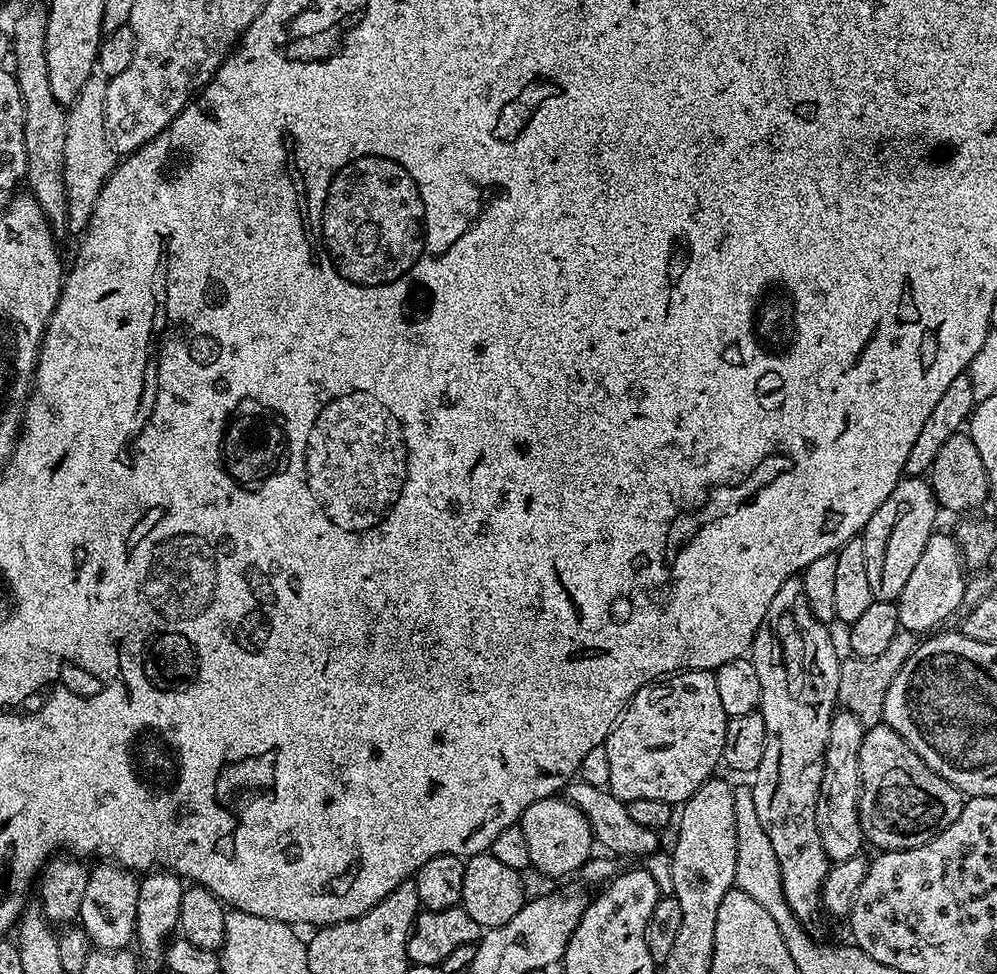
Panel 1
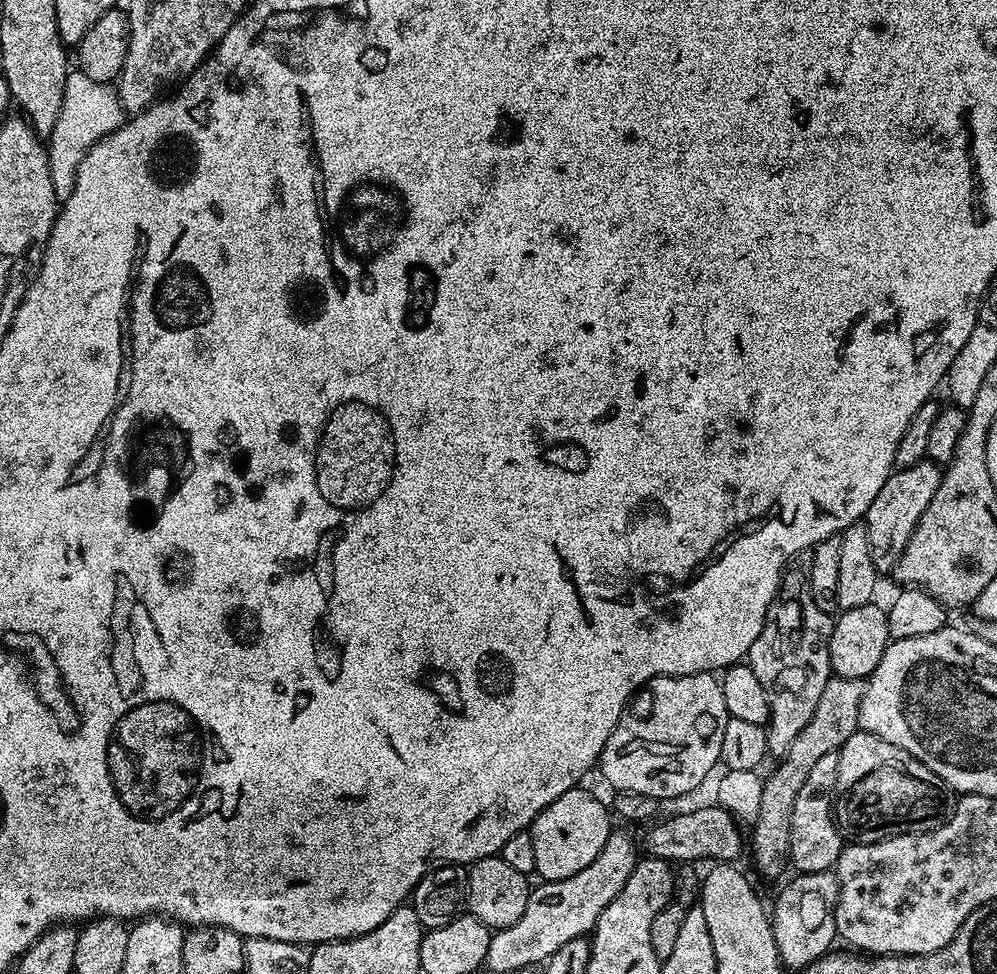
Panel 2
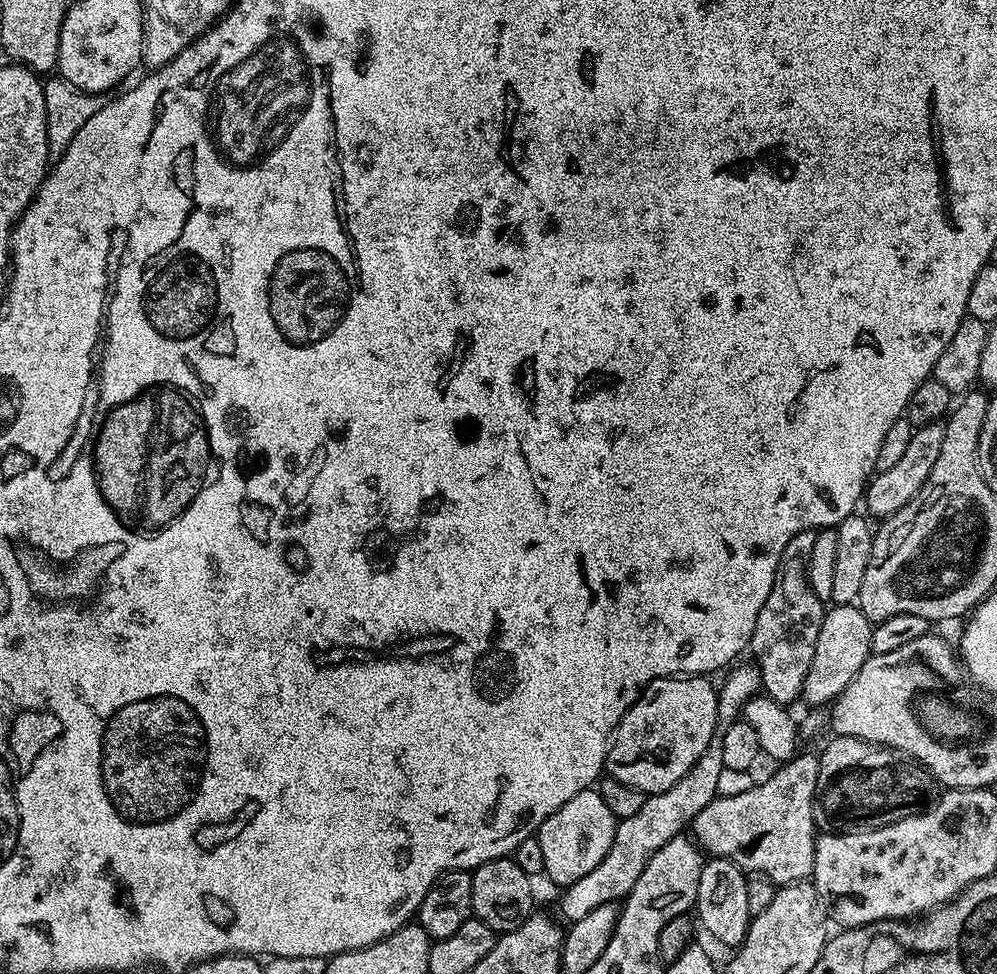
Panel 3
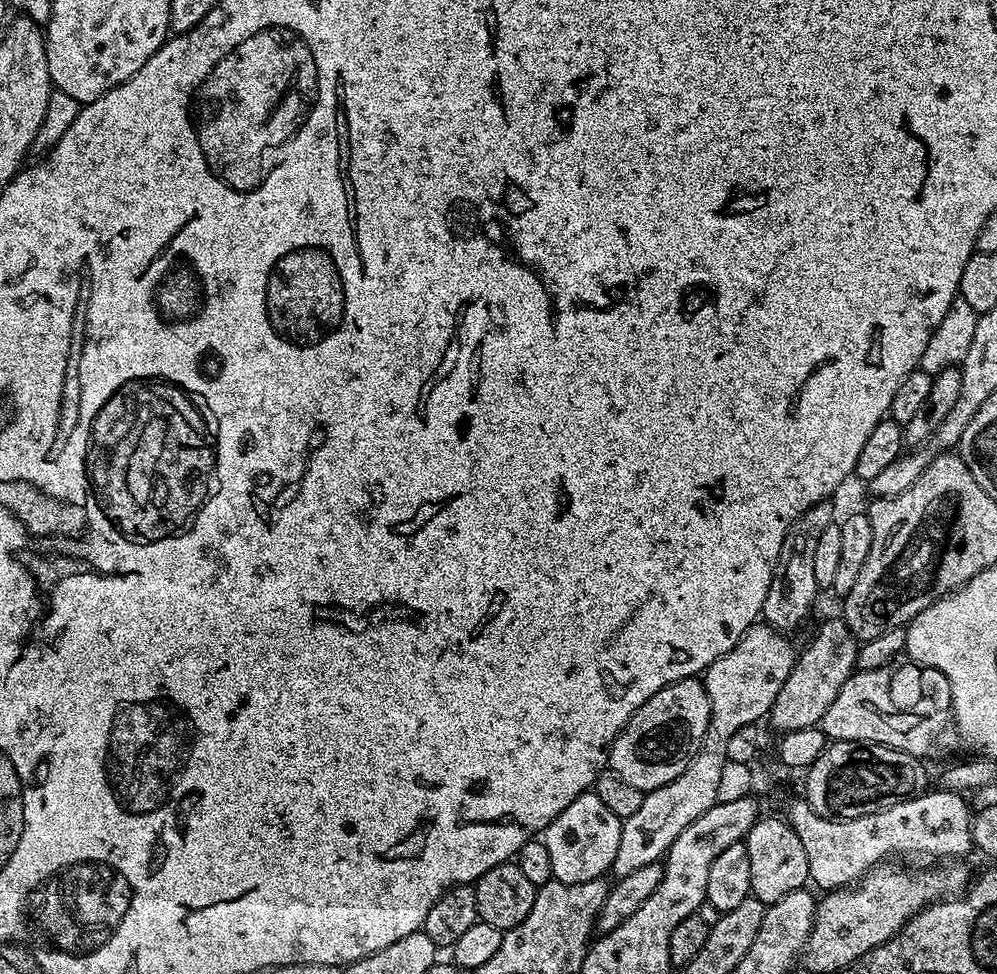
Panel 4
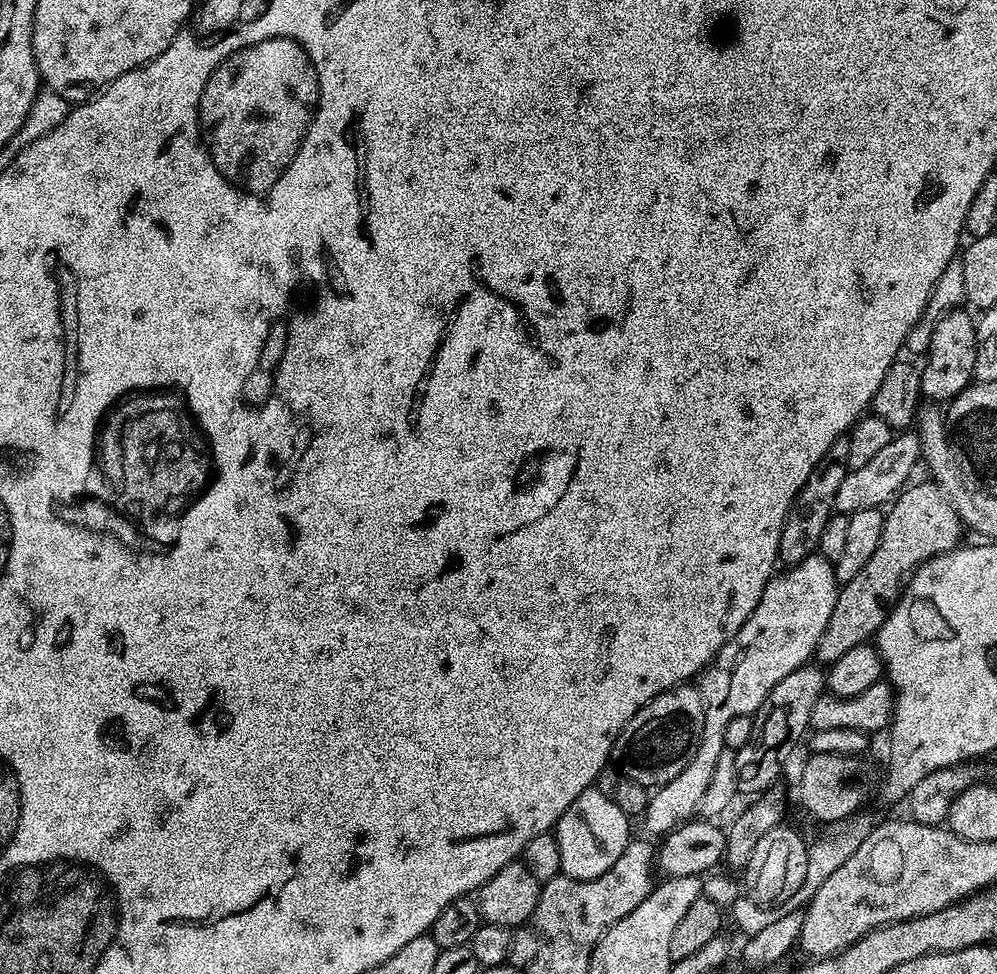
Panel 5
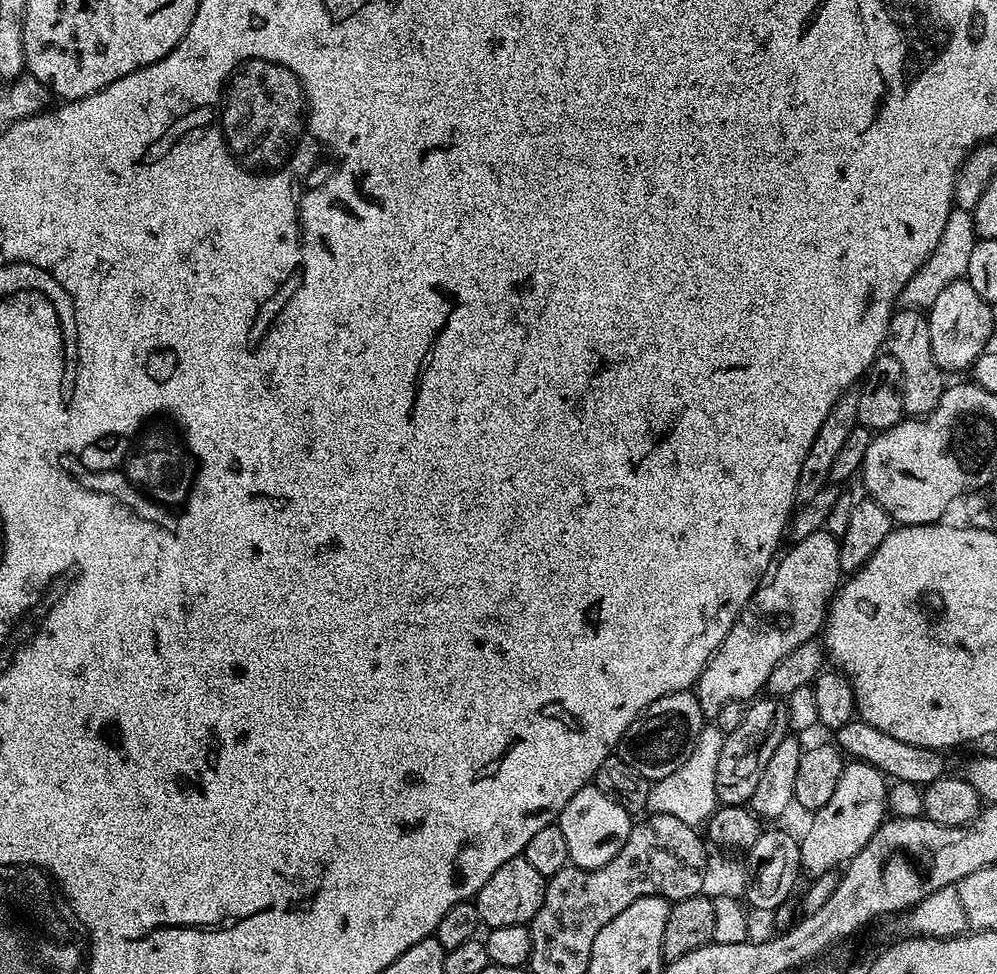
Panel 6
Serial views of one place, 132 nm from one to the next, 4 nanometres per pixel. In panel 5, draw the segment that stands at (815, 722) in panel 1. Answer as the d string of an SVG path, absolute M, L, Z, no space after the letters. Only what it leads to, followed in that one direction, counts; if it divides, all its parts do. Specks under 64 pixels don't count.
M842 435L836 439L834 446L830 446L827 456L810 474L810 478L804 483L802 490L798 490L798 494L786 514L780 535L779 559L785 565L791 566L802 562L819 549L822 530L826 527L826 522L836 512L838 486L842 486L842 478L846 478L846 474L850 471L848 466L849 454L850 442L847 435Z

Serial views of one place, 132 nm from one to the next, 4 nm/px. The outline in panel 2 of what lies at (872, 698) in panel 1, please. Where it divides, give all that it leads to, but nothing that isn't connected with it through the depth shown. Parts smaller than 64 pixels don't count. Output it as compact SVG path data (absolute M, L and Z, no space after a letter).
M833 674L822 690L822 698L818 698L818 707L810 717L810 722L802 726L798 738L790 742L790 750L779 757L776 769L764 776L762 786L762 806L758 810L758 818L754 822L756 828L752 832L752 856L756 868L768 880L776 880L790 868L790 830L794 814L794 798L798 798L798 790L810 778L810 770L822 754L837 751L860 728L860 707L864 697L864 680L842 678Z

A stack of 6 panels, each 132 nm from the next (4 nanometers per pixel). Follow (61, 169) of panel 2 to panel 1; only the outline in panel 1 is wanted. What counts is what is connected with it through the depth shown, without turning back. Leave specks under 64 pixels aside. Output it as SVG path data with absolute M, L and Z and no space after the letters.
M93 74L82 86L78 98L67 109L68 125L66 126L66 202L68 203L69 233L83 233L94 214L98 194L108 181L118 163L106 130L106 86L108 80L99 74Z

